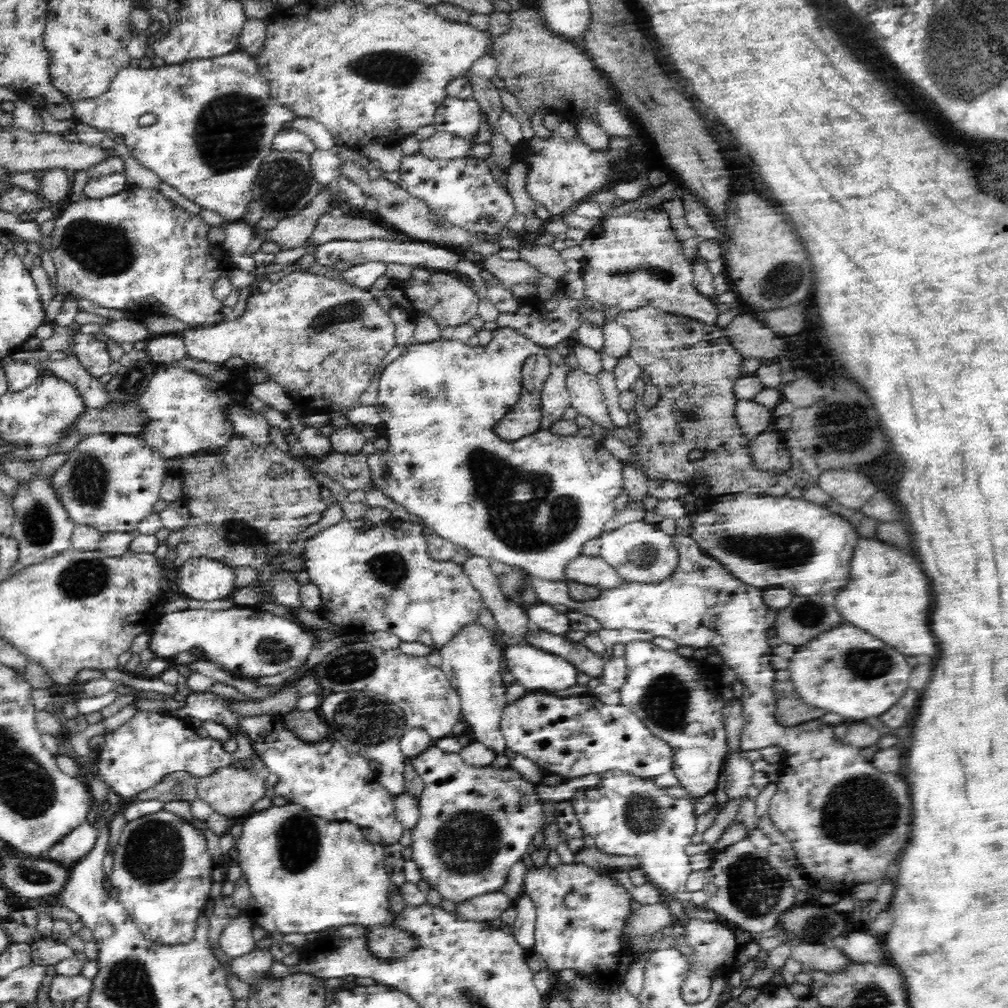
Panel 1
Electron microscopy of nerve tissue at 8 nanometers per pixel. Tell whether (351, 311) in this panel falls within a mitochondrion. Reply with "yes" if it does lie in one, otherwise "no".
yes

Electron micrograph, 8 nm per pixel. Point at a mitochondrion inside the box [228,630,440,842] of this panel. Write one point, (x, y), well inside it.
(365, 721)

